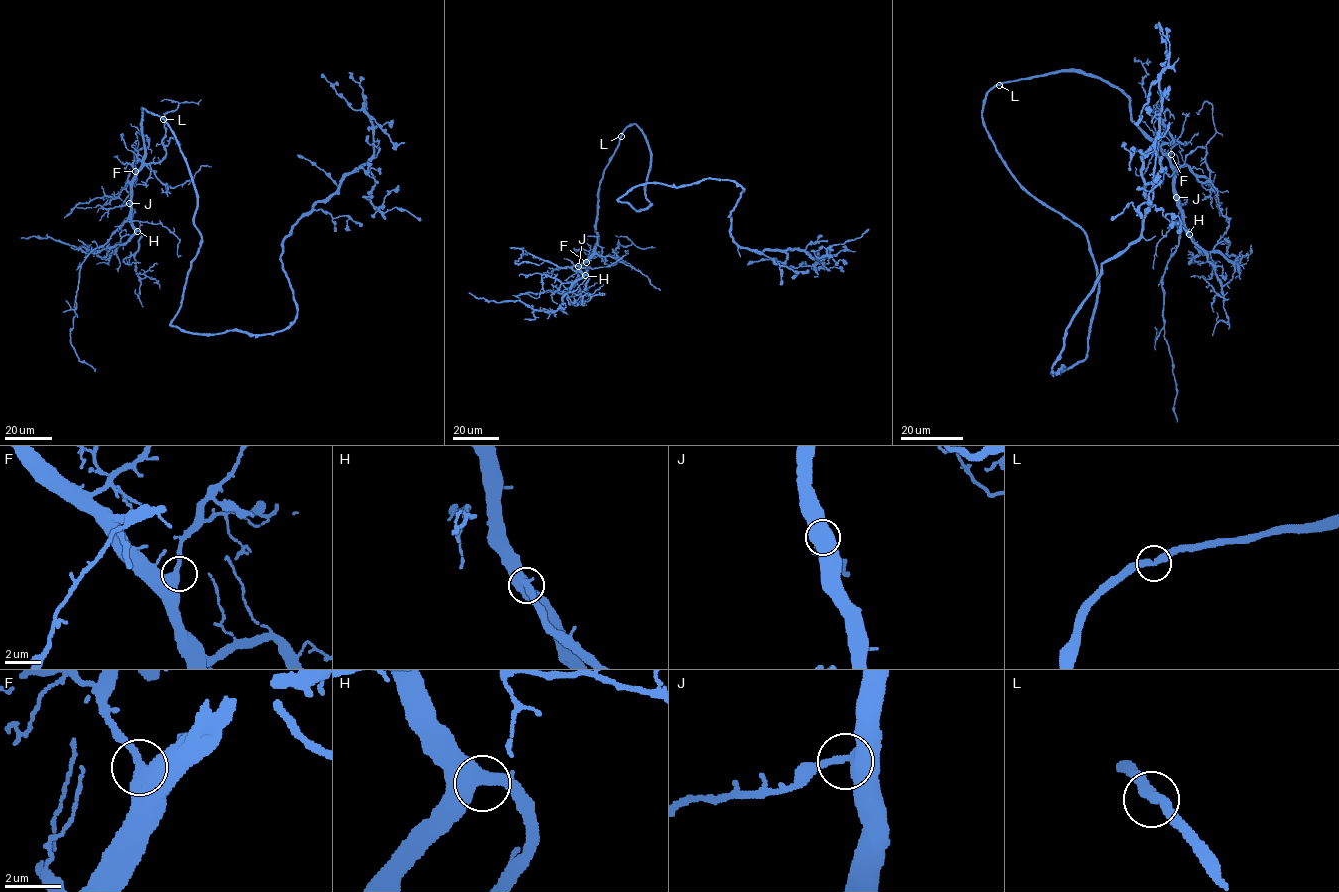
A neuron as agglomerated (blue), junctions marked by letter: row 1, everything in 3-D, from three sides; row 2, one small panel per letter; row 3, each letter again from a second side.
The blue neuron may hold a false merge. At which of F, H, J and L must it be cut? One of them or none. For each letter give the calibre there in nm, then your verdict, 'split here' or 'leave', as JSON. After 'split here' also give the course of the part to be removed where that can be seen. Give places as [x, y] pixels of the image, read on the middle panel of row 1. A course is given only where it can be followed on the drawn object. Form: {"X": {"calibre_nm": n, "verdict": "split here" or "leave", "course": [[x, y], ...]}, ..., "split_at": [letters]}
{"F": {"calibre_nm": 480, "verdict": "leave"}, "H": {"calibre_nm": 500, "verdict": "leave"}, "J": {"calibre_nm": 400, "verdict": "leave"}, "L": {"calibre_nm": 360, "verdict": "leave"}, "split_at": []}

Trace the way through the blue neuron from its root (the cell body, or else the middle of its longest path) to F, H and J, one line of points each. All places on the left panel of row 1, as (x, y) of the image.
F: (200, 242), (194, 224), (196, 189), (187, 161), (168, 124), (145, 109), (144, 163), (135, 171)
H: (200, 242), (187, 161), (168, 124), (145, 109), (145, 158), (131, 183), (137, 231)
J: (200, 242), (194, 224), (196, 189), (187, 161), (168, 124), (145, 109), (145, 158), (132, 181), (129, 203)

